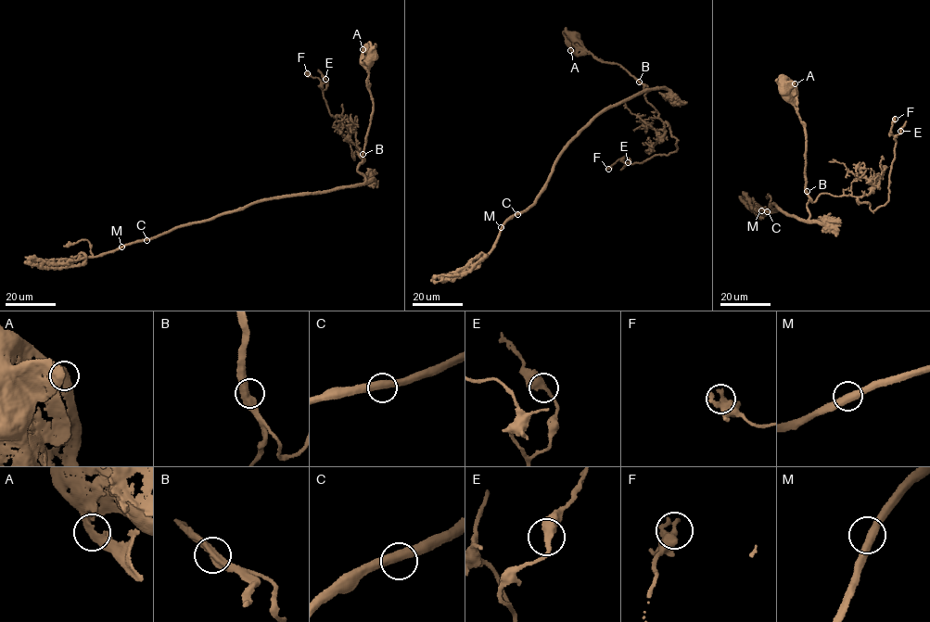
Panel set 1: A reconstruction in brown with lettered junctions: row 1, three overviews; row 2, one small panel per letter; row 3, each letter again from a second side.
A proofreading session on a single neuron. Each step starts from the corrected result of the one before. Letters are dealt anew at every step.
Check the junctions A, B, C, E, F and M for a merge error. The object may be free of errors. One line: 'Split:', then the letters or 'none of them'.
Split: B

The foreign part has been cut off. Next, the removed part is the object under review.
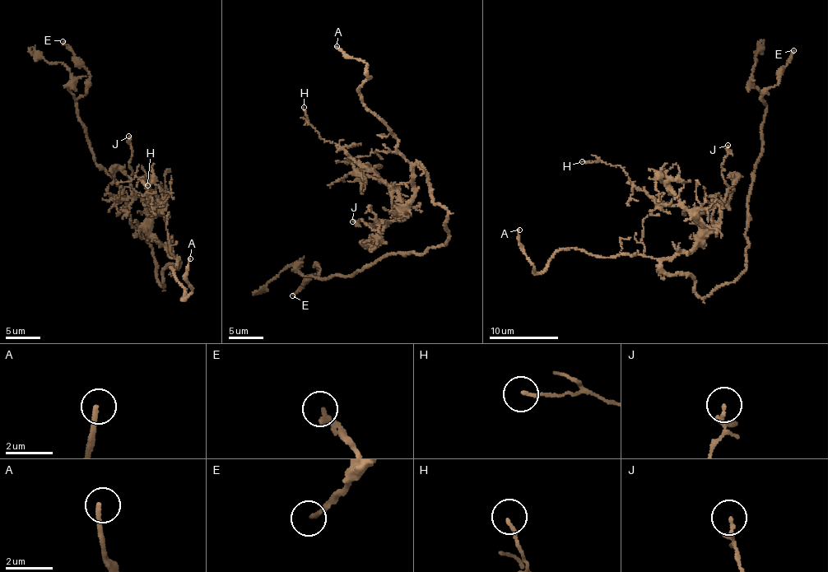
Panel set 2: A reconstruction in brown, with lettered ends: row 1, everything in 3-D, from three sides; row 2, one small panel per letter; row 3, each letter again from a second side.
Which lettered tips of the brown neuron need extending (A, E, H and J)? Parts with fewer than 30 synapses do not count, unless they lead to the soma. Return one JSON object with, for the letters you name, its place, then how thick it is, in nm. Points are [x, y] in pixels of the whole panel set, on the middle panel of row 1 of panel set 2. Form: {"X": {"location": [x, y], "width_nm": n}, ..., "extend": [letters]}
{"A": {"location": [337, 46], "width_nm": 190}, "extend": ["A"]}

